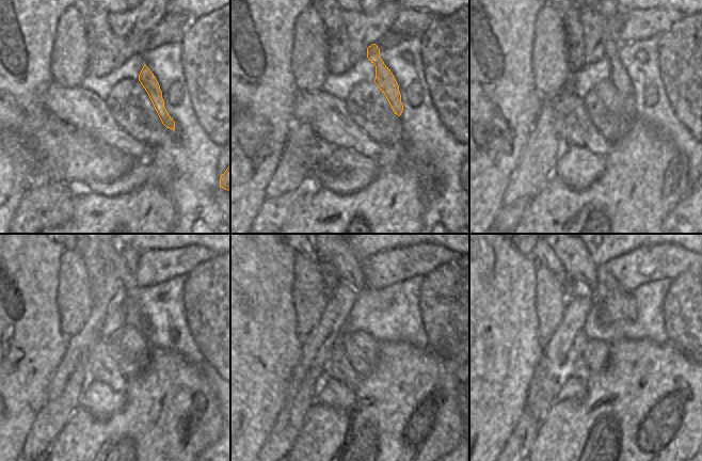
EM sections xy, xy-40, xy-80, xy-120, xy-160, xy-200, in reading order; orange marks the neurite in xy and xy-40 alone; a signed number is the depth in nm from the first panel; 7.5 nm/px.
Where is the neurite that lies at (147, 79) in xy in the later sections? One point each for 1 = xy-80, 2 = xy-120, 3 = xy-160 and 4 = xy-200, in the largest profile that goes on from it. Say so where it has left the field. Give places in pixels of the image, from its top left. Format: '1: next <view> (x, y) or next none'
1: next xy-80 (596, 50)
2: next xy-120 (108, 255)
3: next xy-160 (348, 270)
4: next xy-200 (577, 263)

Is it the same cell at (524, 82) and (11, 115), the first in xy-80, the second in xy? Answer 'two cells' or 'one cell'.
two cells

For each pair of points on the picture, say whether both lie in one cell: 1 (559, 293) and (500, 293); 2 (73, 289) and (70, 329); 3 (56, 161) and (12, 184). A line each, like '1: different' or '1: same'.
1: different
2: same
3: different

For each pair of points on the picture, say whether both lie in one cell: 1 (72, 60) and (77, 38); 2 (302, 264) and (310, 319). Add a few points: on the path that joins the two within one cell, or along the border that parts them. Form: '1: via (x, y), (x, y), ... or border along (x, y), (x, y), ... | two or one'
1: via (72, 54), (72, 44) | one
2: via (308, 277), (309, 305) | one

